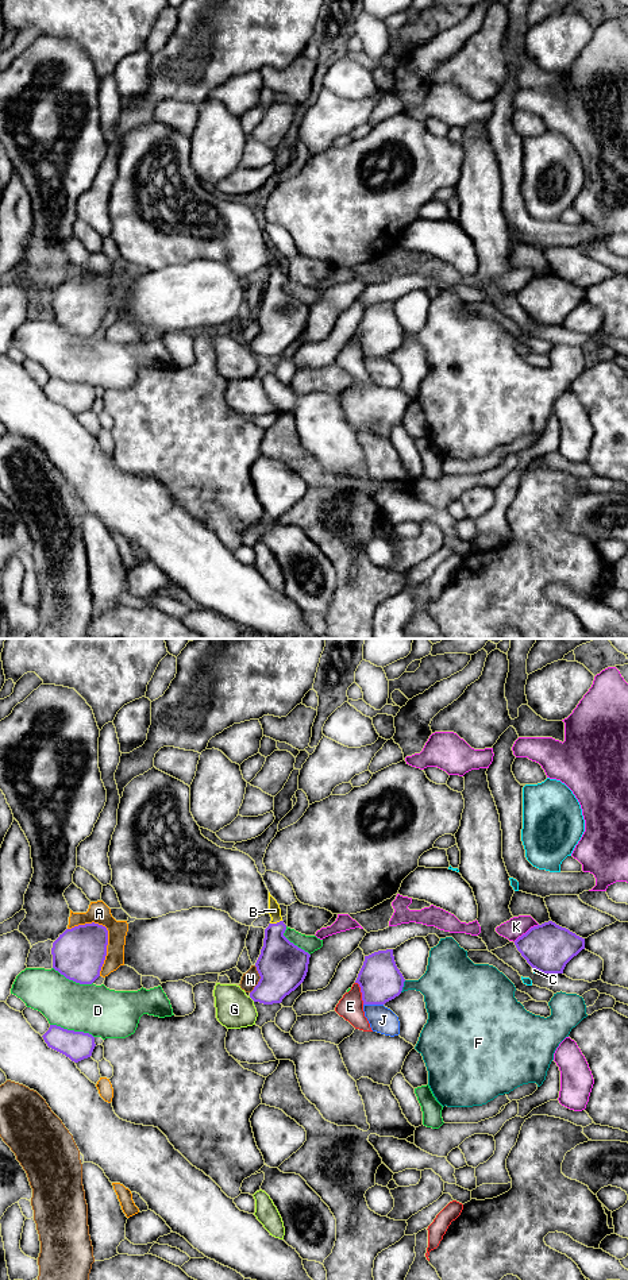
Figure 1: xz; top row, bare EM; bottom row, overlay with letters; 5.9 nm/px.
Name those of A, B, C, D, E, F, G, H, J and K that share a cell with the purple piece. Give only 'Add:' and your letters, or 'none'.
Add: B

